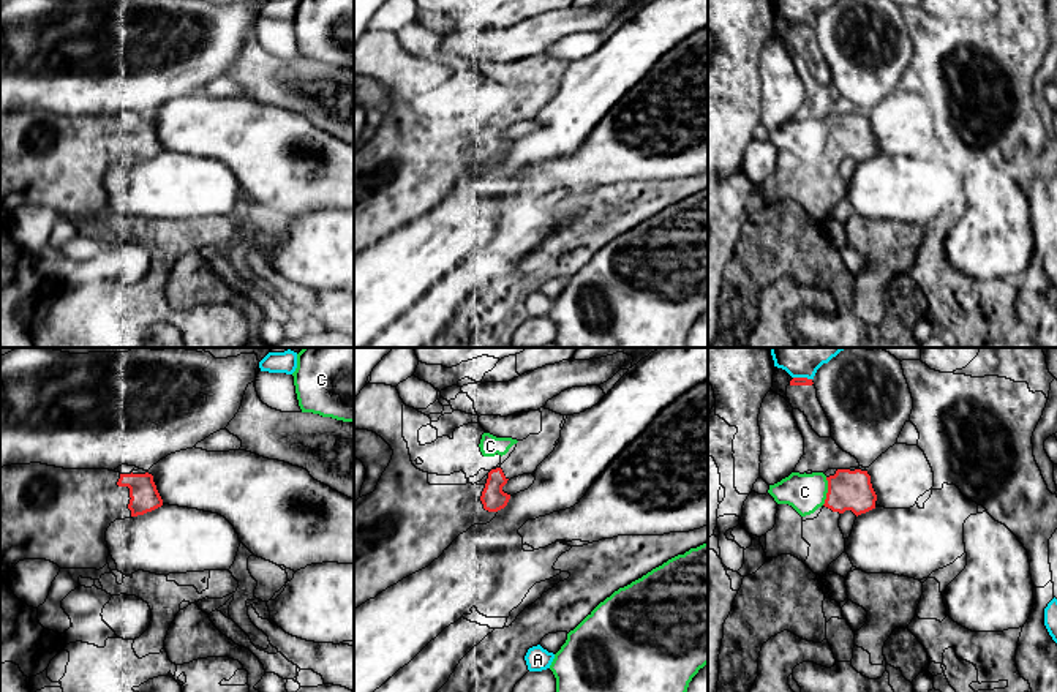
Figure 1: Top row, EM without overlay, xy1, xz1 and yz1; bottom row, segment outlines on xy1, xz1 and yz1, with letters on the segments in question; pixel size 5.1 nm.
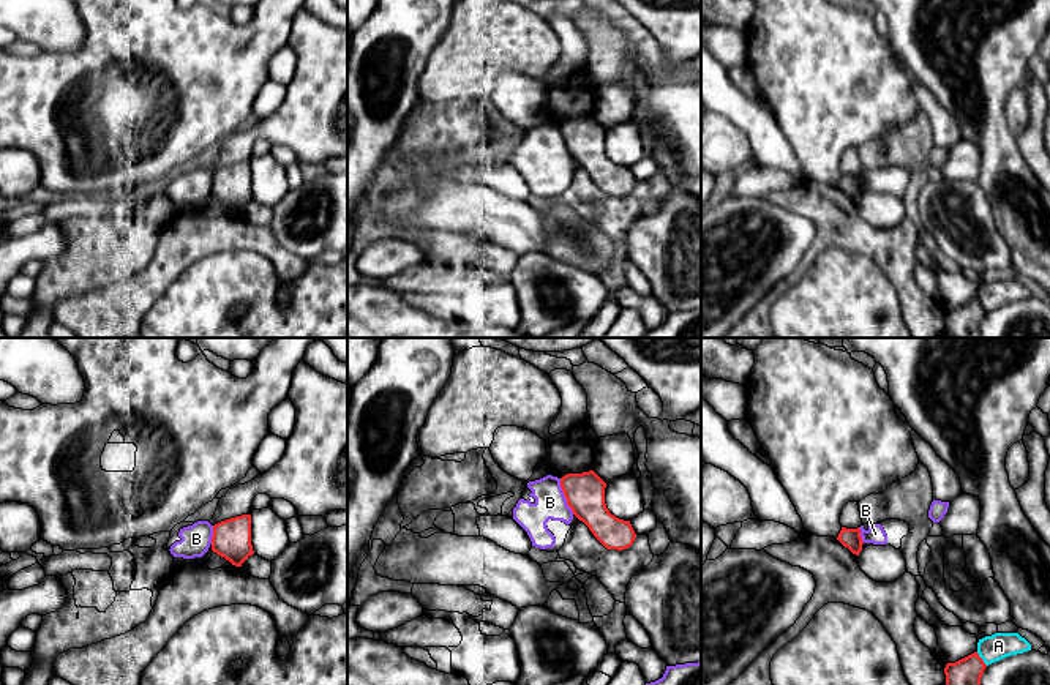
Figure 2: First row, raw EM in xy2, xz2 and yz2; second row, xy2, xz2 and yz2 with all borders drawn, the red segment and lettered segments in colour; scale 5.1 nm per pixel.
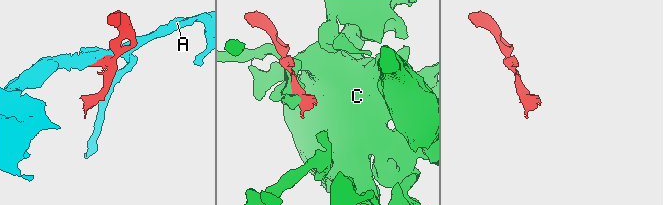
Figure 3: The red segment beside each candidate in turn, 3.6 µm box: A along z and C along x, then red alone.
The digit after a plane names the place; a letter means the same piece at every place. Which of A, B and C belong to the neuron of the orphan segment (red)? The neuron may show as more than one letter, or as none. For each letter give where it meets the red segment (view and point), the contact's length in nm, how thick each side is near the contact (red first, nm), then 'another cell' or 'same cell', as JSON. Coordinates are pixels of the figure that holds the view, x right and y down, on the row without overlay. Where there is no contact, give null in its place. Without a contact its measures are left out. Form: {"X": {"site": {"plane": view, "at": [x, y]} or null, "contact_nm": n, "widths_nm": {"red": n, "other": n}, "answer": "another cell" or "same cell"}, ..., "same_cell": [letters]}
{"A": {"site": {"plane": "yz1", "at": [803, 24]}, "contact_nm": 100, "widths_nm": {"red": 50, "other": 130}, "answer": "another cell"}, "B": {"site": {"plane": "xz2", "at": [564, 141]}, "contact_nm": 200, "widths_nm": {"red": 200, "other": 160}, "answer": "another cell"}, "C": {"site": {"plane": "yz1", "at": [828, 138]}, "contact_nm": 150, "widths_nm": {"red": 200, "other": 190}, "answer": "another cell"}, "same_cell": []}

